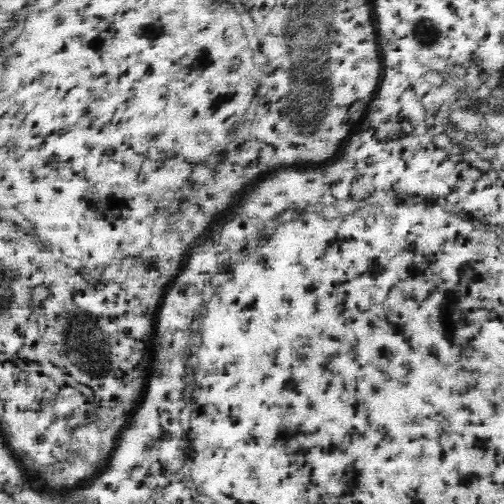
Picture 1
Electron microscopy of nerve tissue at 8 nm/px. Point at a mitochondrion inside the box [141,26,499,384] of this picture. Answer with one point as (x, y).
(314, 88)

